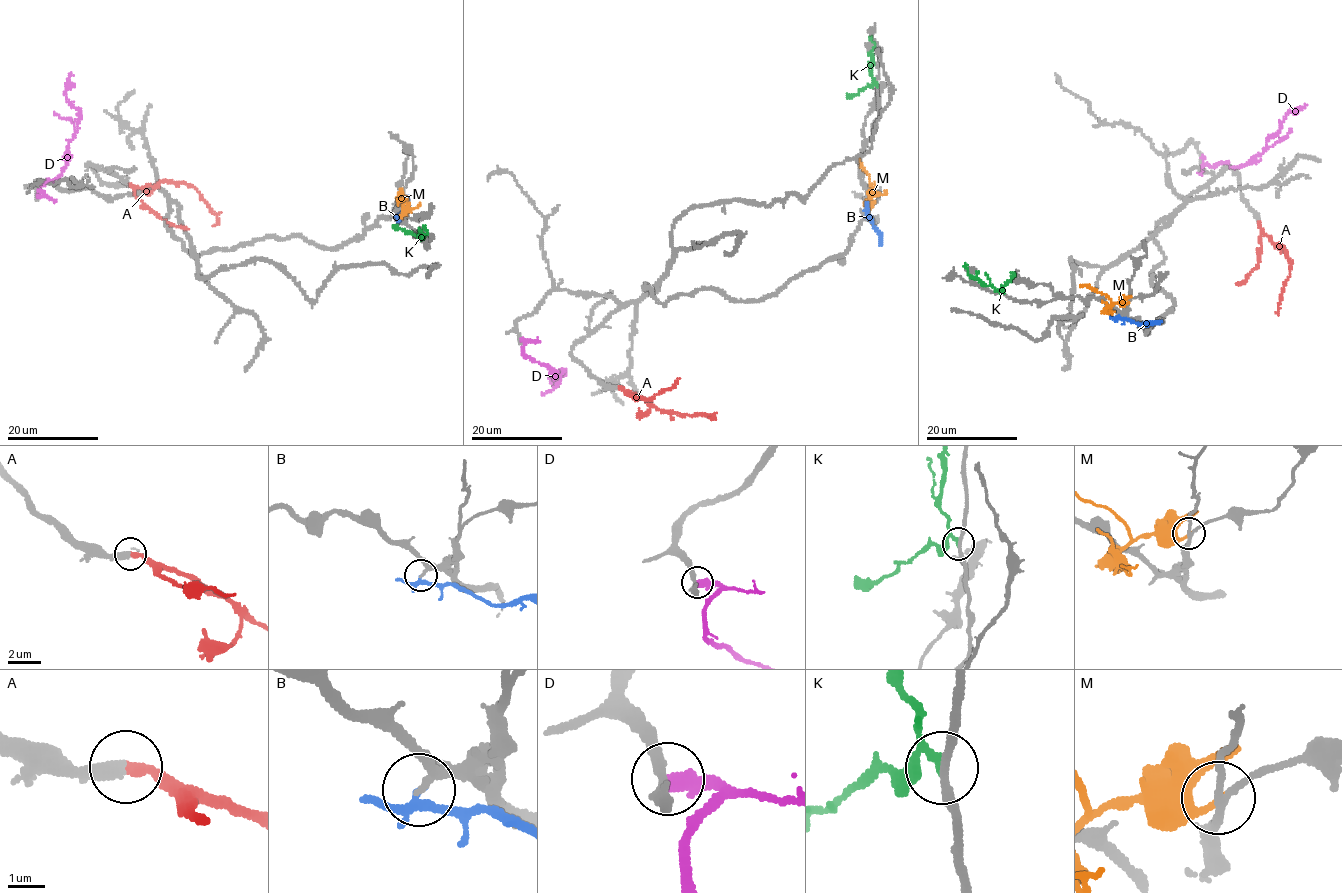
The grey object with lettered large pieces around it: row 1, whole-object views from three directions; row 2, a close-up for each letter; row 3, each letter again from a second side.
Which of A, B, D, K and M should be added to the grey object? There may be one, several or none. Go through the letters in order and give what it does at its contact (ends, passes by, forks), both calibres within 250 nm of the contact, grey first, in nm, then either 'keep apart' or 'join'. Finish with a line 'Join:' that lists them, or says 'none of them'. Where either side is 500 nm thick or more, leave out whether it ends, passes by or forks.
A: it ends there; 360 nm thick on the grey side, 280 nm on the other; join
B: it passes by; 170 nm thick on the grey side, 200 nm on the other; keep apart
D: it ends there; 260 nm thick on the grey side, 440 nm on the other; keep apart
K: it passes by; 200 nm thick on the grey side, 160 nm on the other; keep apart
M: it ends there; 200 nm thick on the grey side, 190 nm on the other; keep apart
Join: A

